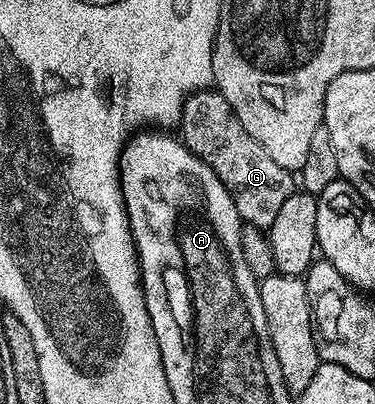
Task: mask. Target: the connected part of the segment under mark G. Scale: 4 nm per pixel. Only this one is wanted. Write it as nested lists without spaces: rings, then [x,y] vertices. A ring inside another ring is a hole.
[[[215,88],[198,90],[185,98],[180,126],[182,131],[184,130],[184,145],[193,150],[216,173],[218,180],[222,180],[238,208],[241,219],[247,225],[267,231],[278,217],[282,203],[294,193],[293,171],[282,168],[282,164],[275,162],[274,156],[270,156],[270,152],[266,152],[266,148],[258,144],[258,140],[254,140],[254,136],[250,136],[246,128],[242,128],[226,96],[222,96]]]

